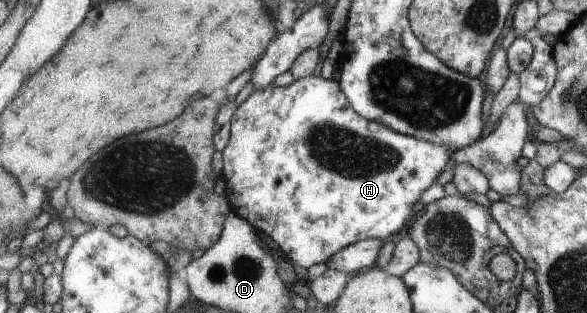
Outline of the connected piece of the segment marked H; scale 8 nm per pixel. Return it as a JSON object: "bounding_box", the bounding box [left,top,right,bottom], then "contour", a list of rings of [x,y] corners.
{"bounding_box":[222,74,453,269],"contour":[[[312,74],[294,79],[294,82],[285,87],[275,87],[270,84],[255,90],[239,107],[234,107],[229,141],[222,152],[222,178],[226,185],[225,197],[228,198],[228,202],[231,202],[232,212],[248,219],[248,222],[251,222],[251,225],[255,226],[258,231],[265,232],[268,236],[271,236],[273,242],[276,242],[289,255],[290,260],[308,269],[313,264],[330,261],[332,256],[338,253],[339,250],[356,241],[373,238],[384,239],[386,236],[398,232],[406,224],[406,220],[413,216],[412,208],[420,200],[422,192],[446,168],[446,164],[452,158],[453,150],[446,145],[400,134],[399,131],[393,131],[391,127],[385,124],[369,121],[354,109],[339,82],[334,81],[332,78],[325,79]]]}

